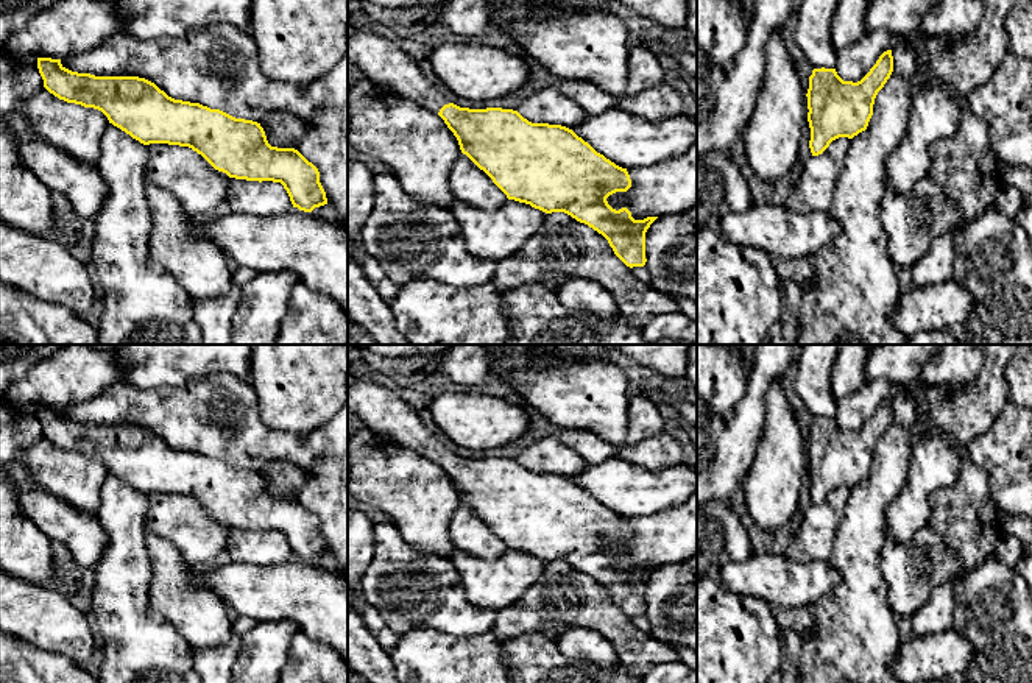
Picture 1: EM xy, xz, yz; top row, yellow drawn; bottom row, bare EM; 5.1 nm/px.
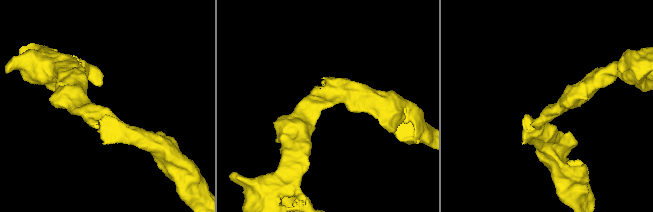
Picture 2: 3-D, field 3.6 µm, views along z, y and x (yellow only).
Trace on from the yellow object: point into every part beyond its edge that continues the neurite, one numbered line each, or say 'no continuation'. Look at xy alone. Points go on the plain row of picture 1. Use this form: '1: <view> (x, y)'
no continuation

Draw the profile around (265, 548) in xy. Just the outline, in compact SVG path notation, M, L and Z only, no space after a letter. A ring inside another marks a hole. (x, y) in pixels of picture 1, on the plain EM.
M231 527L224 549L235 563L270 566L293 558L284 535L273 530L259 532Z

